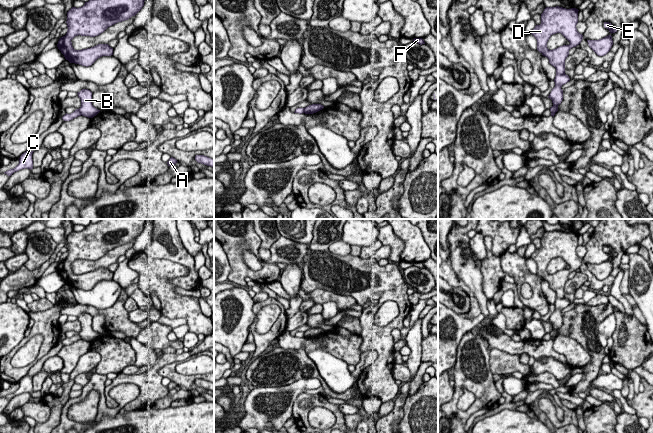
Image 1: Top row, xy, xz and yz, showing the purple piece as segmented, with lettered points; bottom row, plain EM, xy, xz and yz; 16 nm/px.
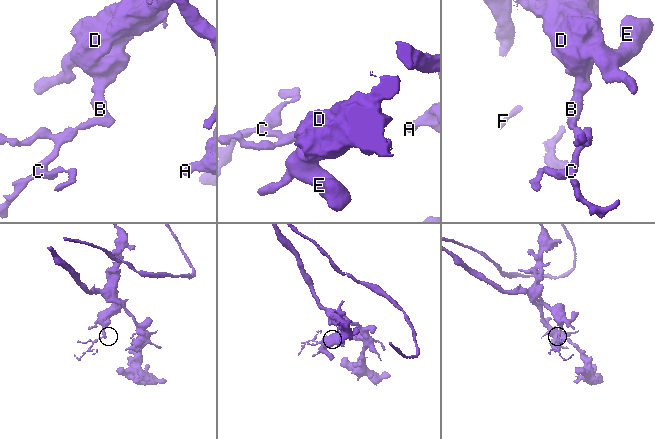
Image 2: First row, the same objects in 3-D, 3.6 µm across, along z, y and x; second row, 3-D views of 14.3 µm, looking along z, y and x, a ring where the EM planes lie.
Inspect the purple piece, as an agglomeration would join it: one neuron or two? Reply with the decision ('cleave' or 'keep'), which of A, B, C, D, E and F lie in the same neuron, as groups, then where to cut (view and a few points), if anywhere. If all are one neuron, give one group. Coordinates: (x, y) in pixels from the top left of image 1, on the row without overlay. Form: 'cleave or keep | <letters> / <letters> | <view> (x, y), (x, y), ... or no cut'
cleave | A B D E F / C | xy (78, 333), (81, 338)

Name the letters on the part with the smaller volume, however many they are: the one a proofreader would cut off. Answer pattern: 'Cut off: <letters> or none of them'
Cut off: C

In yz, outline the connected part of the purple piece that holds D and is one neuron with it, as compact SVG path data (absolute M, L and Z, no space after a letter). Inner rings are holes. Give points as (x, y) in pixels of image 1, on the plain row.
M546 231L541 238L541 248L536 249L531 255L531 258L537 264L537 274L547 281L549 287L556 292L555 311L548 320L553 327L553 330L550 332L551 337L558 335L558 329L563 324L563 314L561 311L570 305L569 300L565 298L565 284L569 279L569 274L579 269L583 263L583 259L576 252L578 235L576 232ZM556 257L561 257L570 268L549 274L547 266Z

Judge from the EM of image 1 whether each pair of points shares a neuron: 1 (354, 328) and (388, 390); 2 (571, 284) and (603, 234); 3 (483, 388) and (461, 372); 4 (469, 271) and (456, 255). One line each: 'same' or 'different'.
1: different
2: different
3: same
4: same

